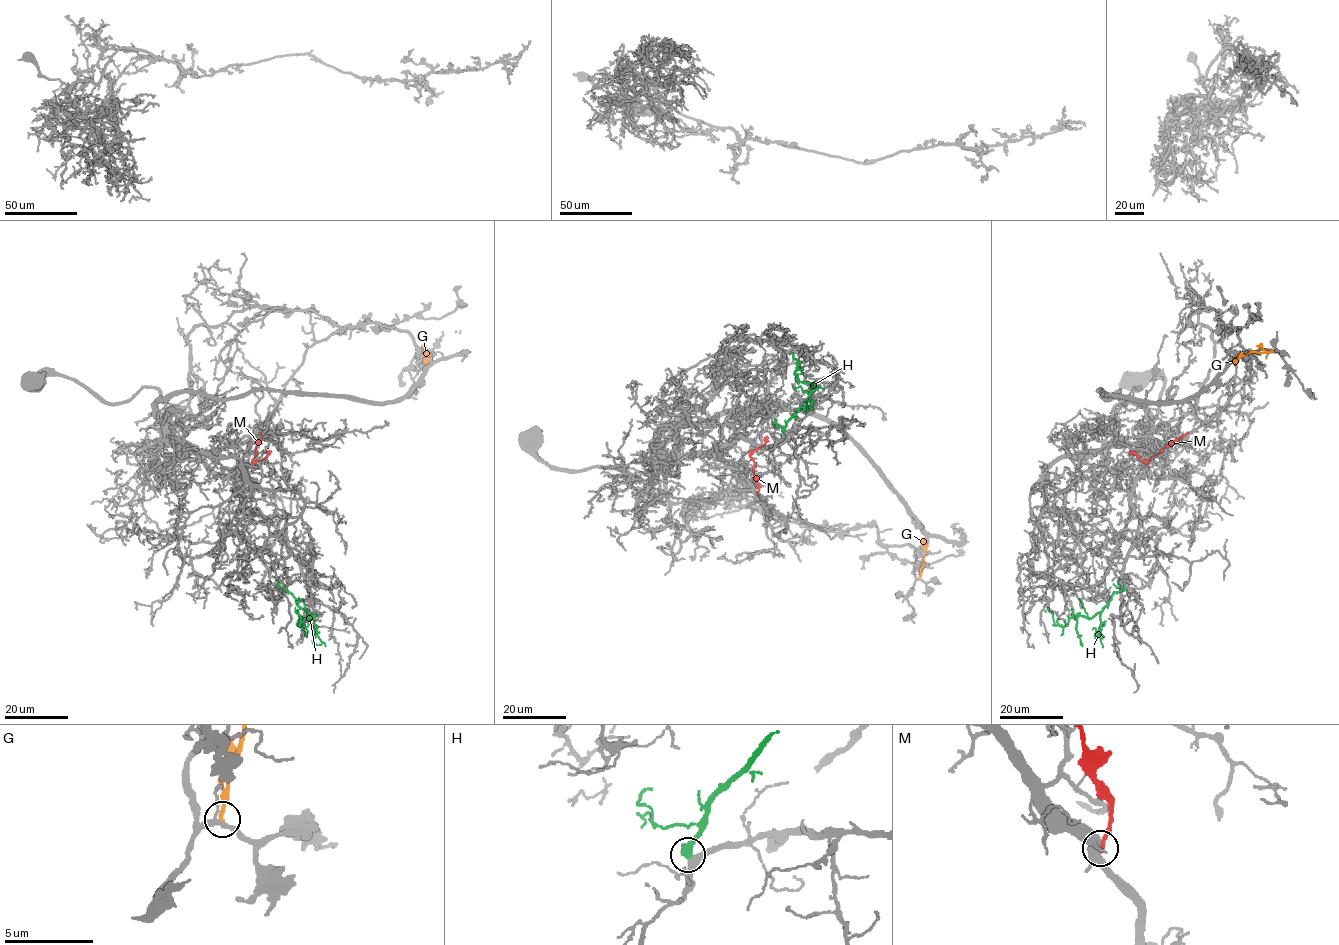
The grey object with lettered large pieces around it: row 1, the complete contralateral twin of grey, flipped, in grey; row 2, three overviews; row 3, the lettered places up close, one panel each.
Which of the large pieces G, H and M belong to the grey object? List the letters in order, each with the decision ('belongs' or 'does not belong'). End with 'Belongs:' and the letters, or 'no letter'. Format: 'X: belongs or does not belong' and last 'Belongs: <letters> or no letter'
G: does not belong
H: belongs
M: does not belong
Belongs: H

